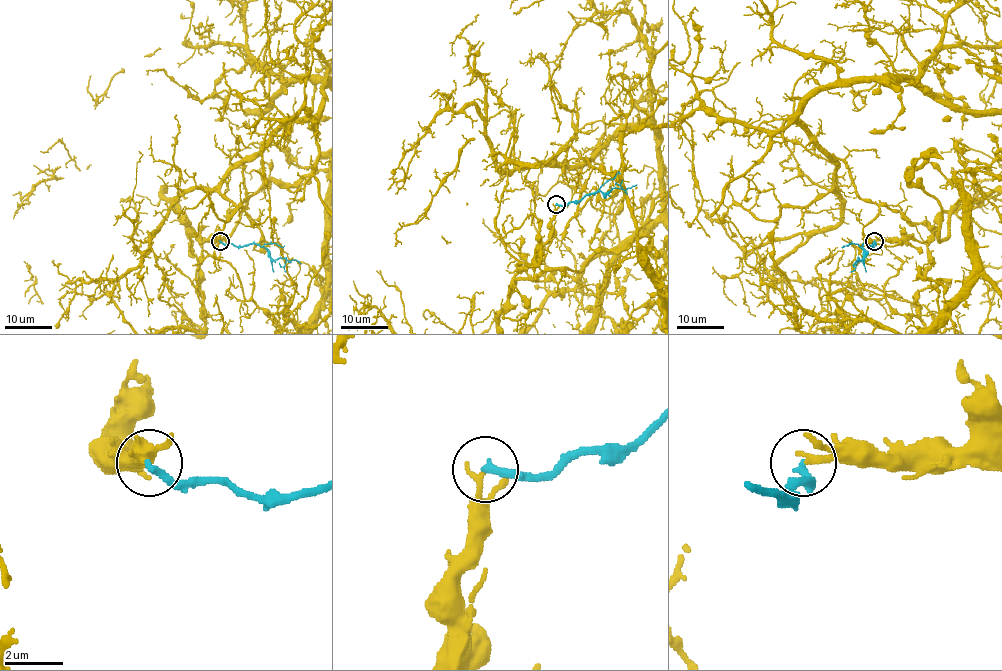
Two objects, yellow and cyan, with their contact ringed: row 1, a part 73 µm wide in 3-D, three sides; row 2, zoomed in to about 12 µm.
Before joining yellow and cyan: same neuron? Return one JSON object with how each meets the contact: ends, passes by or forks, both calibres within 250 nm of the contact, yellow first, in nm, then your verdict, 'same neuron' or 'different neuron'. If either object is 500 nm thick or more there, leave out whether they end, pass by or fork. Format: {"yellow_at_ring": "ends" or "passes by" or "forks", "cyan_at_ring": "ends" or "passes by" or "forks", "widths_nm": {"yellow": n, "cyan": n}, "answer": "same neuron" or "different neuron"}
{"yellow_at_ring": "ends", "cyan_at_ring": "ends", "widths_nm": {"yellow": 220, "cyan": 280}, "answer": "different neuron"}

